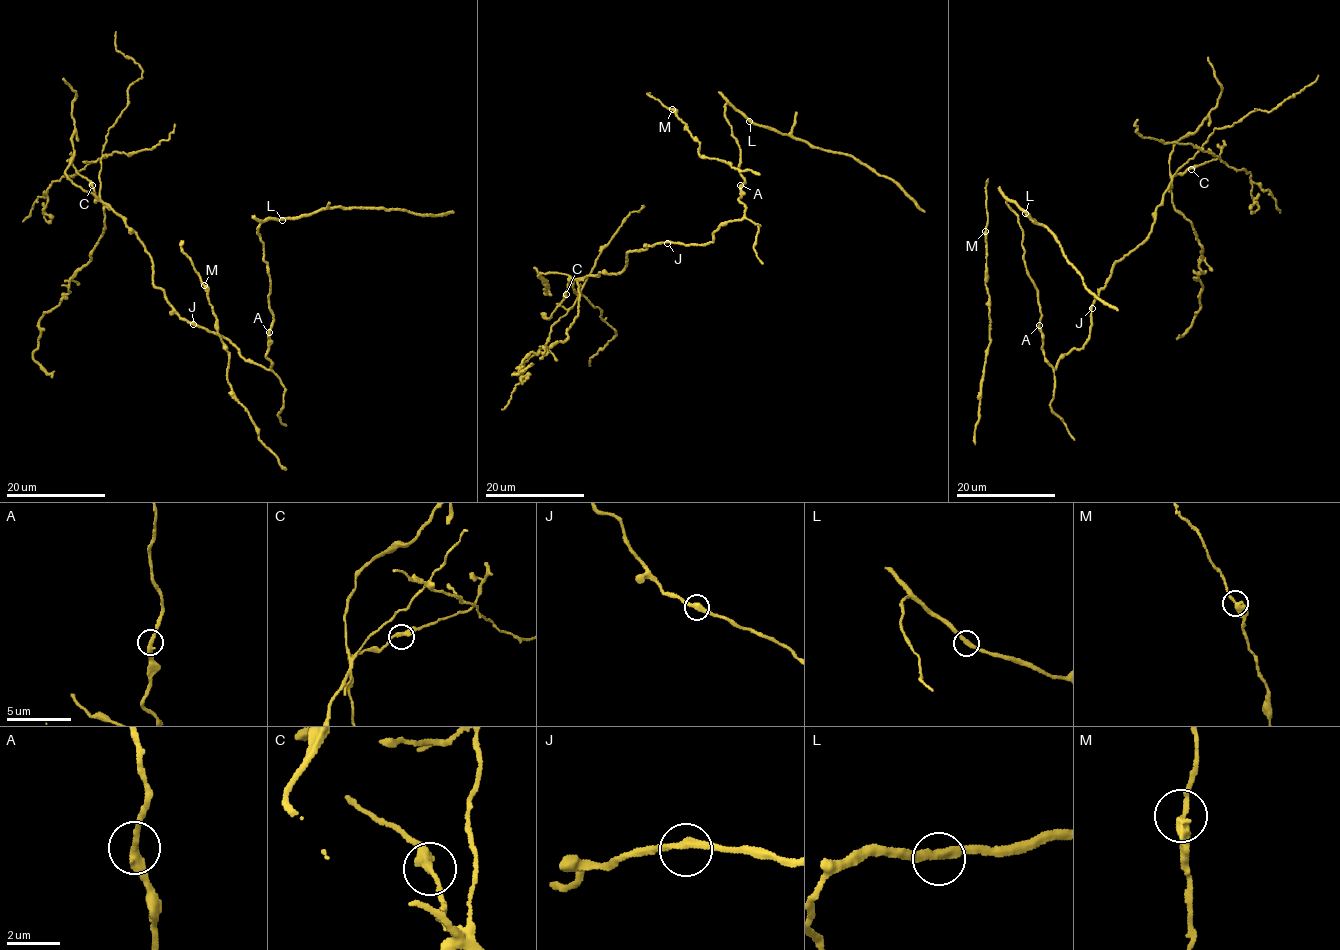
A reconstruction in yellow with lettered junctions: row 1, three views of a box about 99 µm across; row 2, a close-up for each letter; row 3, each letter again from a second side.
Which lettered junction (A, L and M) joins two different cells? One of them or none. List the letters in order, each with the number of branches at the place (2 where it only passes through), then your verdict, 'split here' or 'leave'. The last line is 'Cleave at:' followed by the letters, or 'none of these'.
A: 2 | split here
L: 2 | leave
M: 2 | leave
Cleave at: A

